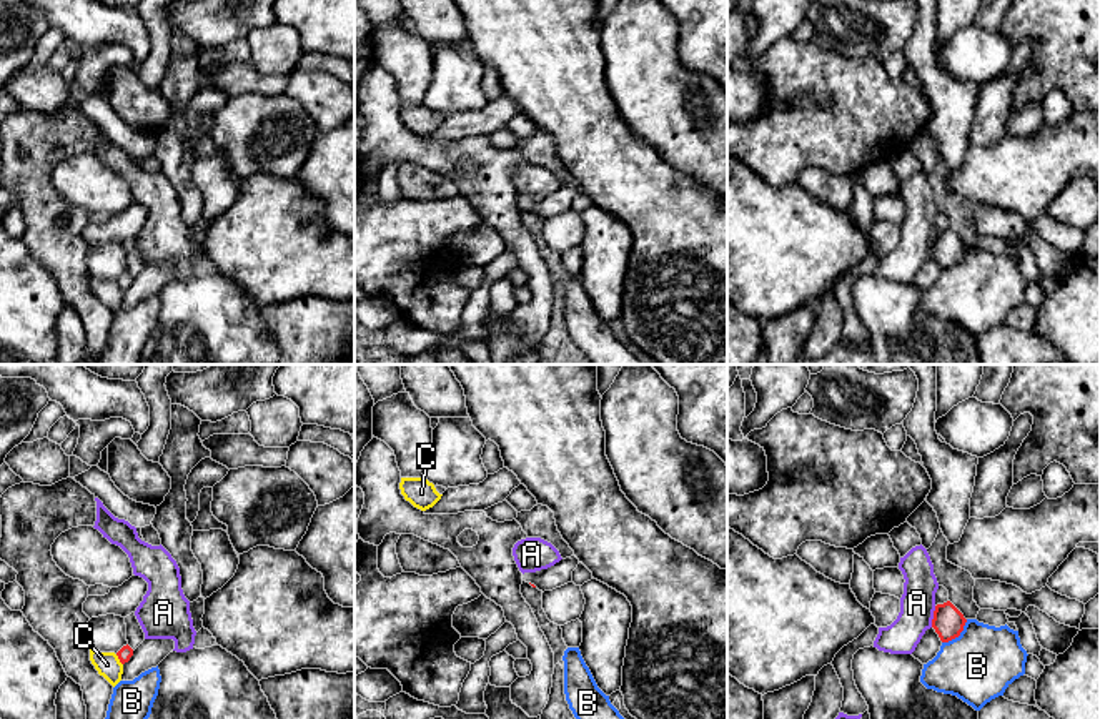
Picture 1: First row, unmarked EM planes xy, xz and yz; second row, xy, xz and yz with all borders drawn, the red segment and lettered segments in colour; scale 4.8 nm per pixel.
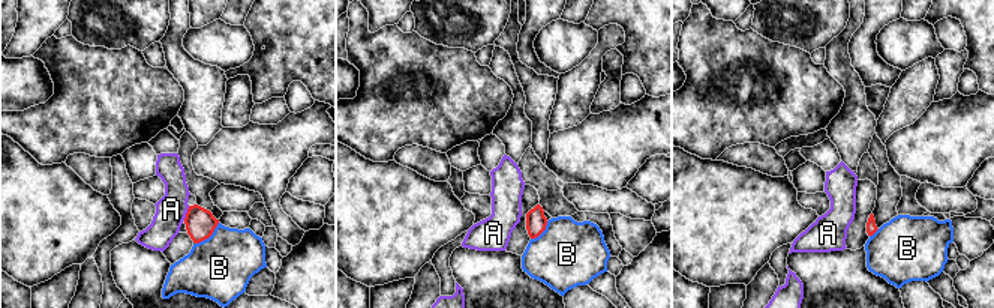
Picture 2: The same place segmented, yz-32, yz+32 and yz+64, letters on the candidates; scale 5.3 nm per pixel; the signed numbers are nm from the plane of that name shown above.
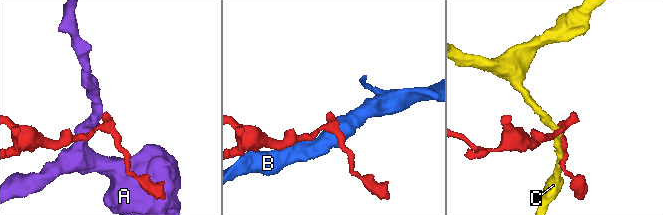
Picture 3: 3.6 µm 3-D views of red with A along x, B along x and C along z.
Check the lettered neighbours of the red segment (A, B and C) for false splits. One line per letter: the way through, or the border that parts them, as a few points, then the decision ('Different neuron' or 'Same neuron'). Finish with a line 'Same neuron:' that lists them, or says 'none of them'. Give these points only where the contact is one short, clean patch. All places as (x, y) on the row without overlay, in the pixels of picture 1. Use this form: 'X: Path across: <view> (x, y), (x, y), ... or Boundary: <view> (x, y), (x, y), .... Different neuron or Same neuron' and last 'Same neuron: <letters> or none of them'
A: Boundary: yz (936, 233), (931, 253). Different neuron
B: Different neuron
C: Different neuron
Same neuron: none of them

